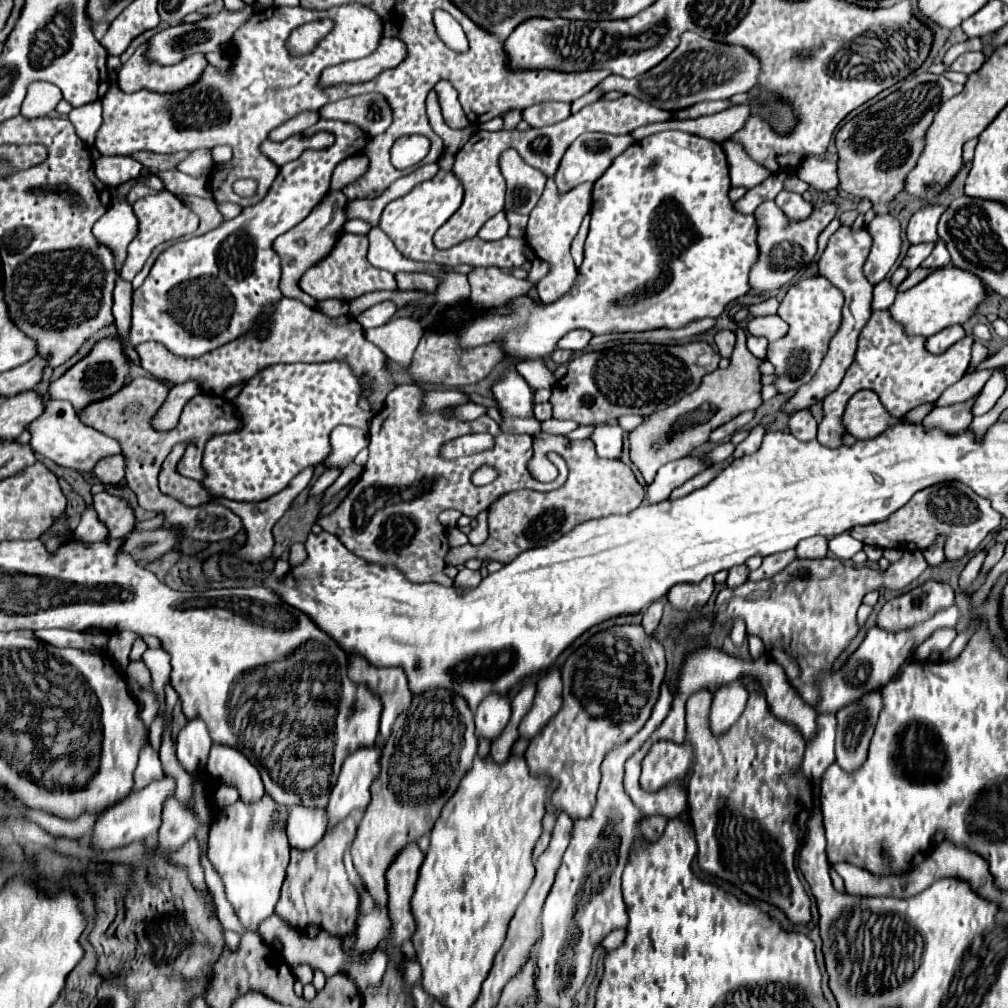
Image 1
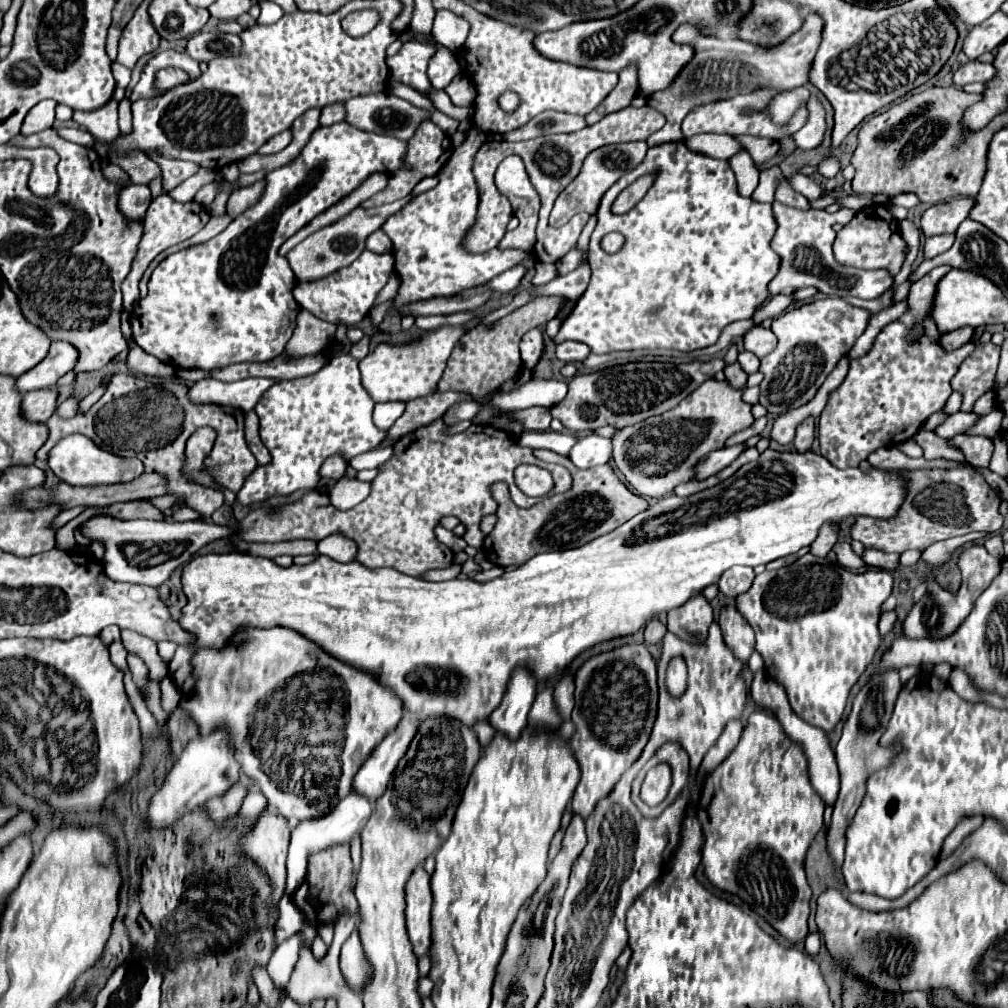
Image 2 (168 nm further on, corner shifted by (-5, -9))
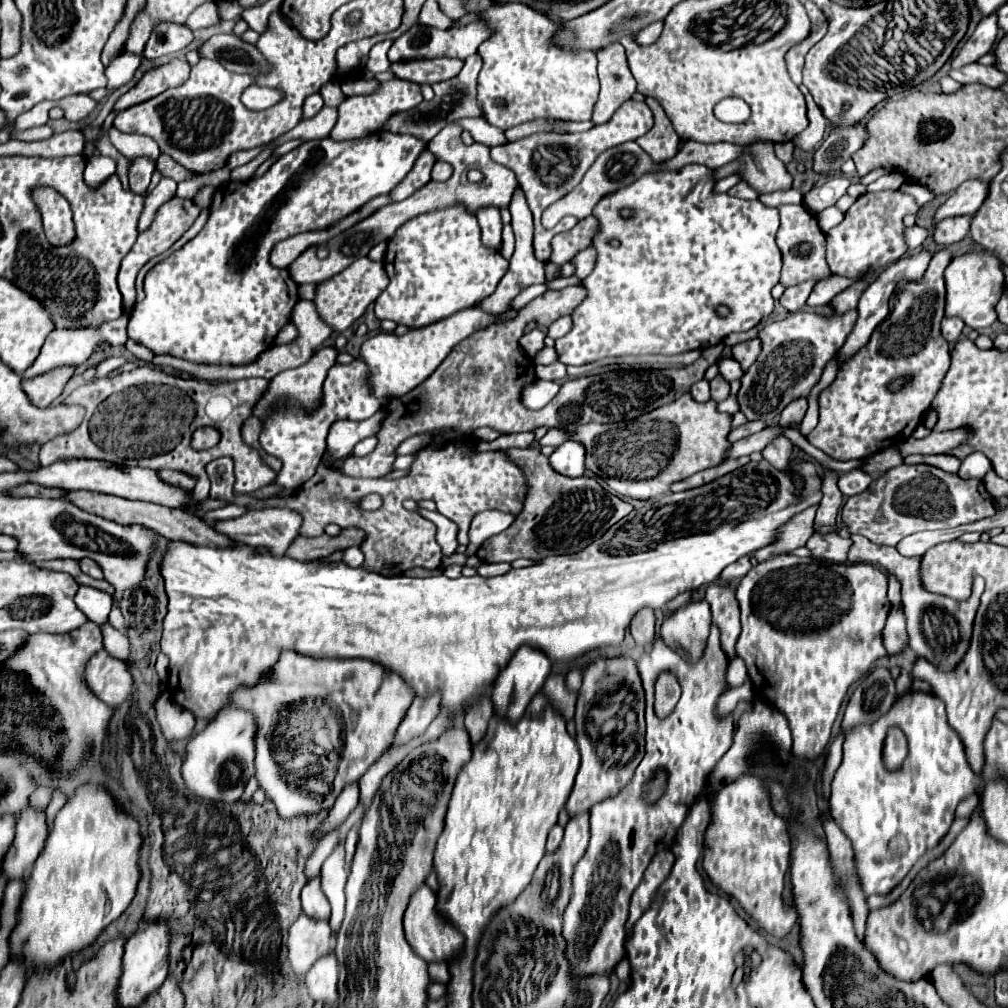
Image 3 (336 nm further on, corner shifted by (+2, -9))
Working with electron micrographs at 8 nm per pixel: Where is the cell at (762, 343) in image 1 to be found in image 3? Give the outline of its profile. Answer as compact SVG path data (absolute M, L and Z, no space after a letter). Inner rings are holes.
M732 357L720 359L718 365L720 365L720 375L724 375L724 379L728 379L728 381L742 379L742 375L744 375L740 363L736 363L736 359L732 359Z

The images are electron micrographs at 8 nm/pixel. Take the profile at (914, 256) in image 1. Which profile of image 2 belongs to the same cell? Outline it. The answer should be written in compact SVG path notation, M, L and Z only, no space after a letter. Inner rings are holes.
M943 233L943 235L935 235L929 237L925 243L925 259L931 259L939 253L945 253L955 241L955 233Z

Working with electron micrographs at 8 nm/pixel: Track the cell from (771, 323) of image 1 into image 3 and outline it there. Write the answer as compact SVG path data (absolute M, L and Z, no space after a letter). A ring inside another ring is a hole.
M754 337L754 339L750 339L750 341L736 343L736 345L732 347L734 359L738 359L738 361L740 361L742 369L748 369L748 367L756 361L756 357L758 357L758 353L760 353L760 351L762 351L762 343L760 343L760 339L758 339L758 337Z

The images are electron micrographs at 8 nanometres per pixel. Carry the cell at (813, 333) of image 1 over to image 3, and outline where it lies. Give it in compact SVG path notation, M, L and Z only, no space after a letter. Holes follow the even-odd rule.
M796 311L786 319L768 323L760 329L758 337L762 341L762 353L756 363L744 373L742 387L738 391L740 411L752 419L774 421L780 411L792 403L792 399L808 397L810 389L820 381L826 363L840 351L852 323L856 323L856 311L846 311L844 315L818 315Z

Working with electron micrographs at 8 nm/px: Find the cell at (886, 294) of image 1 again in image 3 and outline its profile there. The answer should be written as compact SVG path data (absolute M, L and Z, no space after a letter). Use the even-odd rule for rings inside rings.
M914 225L914 227L906 227L904 231L906 231L904 239L906 239L908 247L910 247L910 249L918 249L918 247L922 245L924 237L926 237L926 229L922 229L922 227Z

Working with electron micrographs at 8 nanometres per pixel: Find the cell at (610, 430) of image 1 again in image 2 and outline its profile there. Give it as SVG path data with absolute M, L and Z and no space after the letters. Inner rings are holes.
M587 435L581 437L573 449L569 451L569 459L579 469L589 469L595 465L609 463L611 459L611 439L599 437L599 435Z

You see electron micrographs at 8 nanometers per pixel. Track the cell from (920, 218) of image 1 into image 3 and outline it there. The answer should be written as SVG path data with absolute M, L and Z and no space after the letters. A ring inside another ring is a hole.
M970 179L964 181L962 187L958 187L934 213L934 221L952 217L952 215L972 215L986 199L988 195L988 183Z

